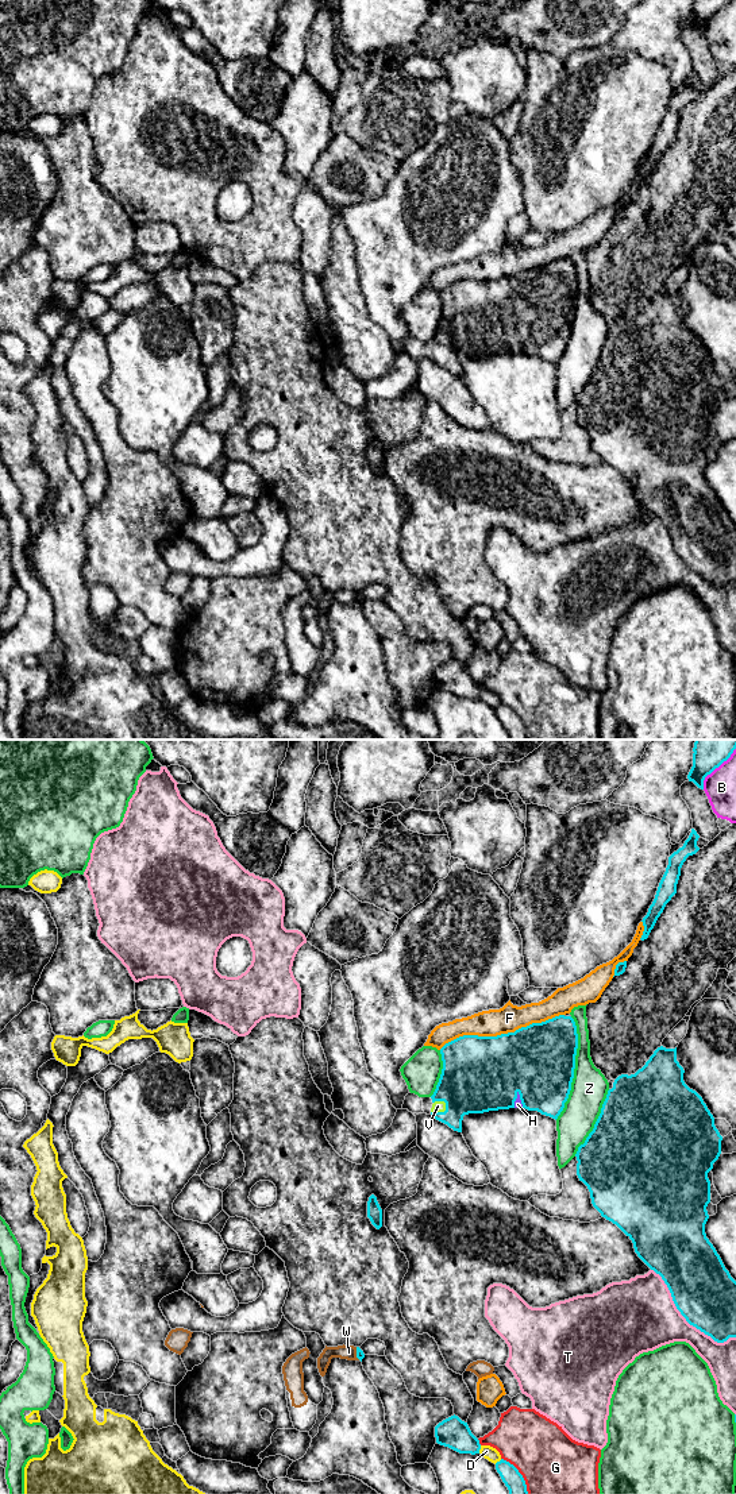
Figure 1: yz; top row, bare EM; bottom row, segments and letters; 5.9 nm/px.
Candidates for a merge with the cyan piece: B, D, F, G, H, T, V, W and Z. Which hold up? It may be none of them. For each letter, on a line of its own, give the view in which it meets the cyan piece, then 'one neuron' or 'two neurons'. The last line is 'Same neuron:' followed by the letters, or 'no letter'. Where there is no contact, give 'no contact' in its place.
B: yz | two neurons
D: yz | two neurons
F: yz | two neurons
G: yz | two neurons
H: yz | one neuron
T: yz | two neurons
V: yz | one neuron
W: yz | two neurons
Z: yz | two neurons
Same neuron: H, V

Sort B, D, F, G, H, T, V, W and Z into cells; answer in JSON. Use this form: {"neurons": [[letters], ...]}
{"neurons": [["B"], ["D", "W"], ["F"], ["G"], ["H", "V"], ["T"], ["Z"]]}

